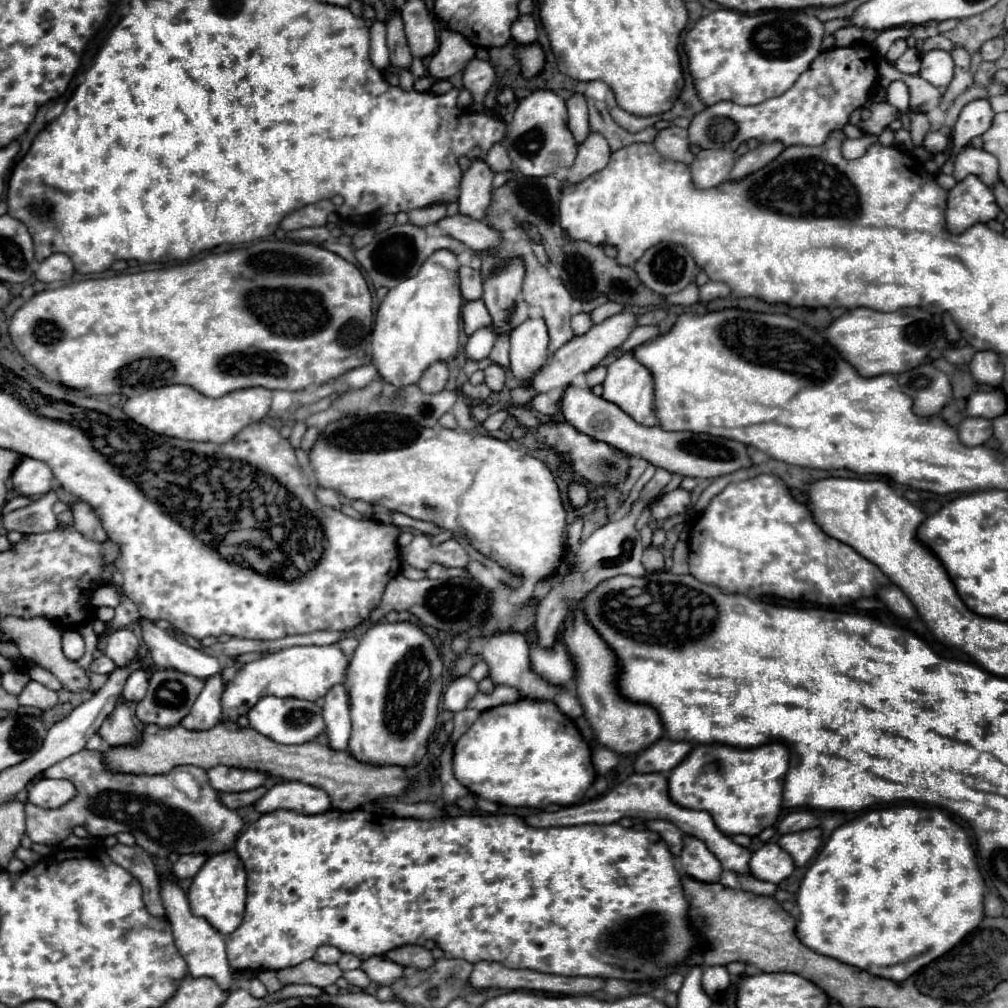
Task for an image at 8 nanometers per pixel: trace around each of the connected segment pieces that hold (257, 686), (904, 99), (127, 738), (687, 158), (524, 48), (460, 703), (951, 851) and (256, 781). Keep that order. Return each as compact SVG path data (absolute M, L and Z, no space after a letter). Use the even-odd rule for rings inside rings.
M338 645L290 647L276 651L264 659L246 663L222 693L222 721L238 721L238 717L248 715L250 707L254 707L254 703L266 695L316 701L324 697L332 685L344 681L346 669L348 657L338 649Z
M902 81L890 83L888 91L886 91L886 101L890 105L894 105L900 113L906 113L908 111L908 87L906 87L906 83L902 83Z
M120 703L102 723L98 735L110 745L118 747L118 743L134 743L138 739L138 729L132 723L132 715L128 705Z
M668 127L660 129L652 141L654 149L670 161L680 161L680 163L692 163L692 153L688 151L688 131L680 127Z
M538 41L530 43L530 45L518 45L514 49L514 55L522 65L522 77L532 79L532 77L536 77L538 73L544 71L546 57L544 57L544 49Z
M460 677L456 681L452 681L448 687L446 687L446 693L444 693L444 707L452 713L458 713L462 709L468 707L470 699L478 693L478 683L470 677Z
M898 805L898 807L888 807L888 809L866 811L860 817L856 817L854 821L838 827L832 833L830 841L818 853L814 865L806 871L806 875L800 883L800 889L798 889L798 899L796 899L798 907L800 907L800 921L796 925L796 933L802 939L802 943L806 943L806 947L810 947L822 955L828 955L842 963L854 965L876 977L904 981L910 975L914 975L918 969L922 969L924 965L928 965L934 959L948 953L970 931L974 931L980 925L980 921L984 917L984 895L986 895L986 883L984 883L984 877L980 875L970 839L968 839L966 831L956 821L952 821L946 813L942 813L940 809L928 809L928 807L918 807L918 805Z
M212 767L208 771L210 777L210 785L216 791L222 793L232 793L232 791L252 791L256 787L260 787L266 781L264 773L258 771L248 771L248 769L234 769L234 767Z

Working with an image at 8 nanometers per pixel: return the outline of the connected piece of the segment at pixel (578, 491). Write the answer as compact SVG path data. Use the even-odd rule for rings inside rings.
M570 485L570 501L576 507L582 507L588 501L588 491L582 485Z

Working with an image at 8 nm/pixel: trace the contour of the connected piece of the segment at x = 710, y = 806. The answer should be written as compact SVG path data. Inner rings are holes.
M766 743L752 749L730 745L698 745L692 749L668 779L668 793L674 803L688 809L708 811L716 827L726 835L760 835L780 817L782 783L788 771L790 751L782 743ZM706 769L712 769L706 773Z

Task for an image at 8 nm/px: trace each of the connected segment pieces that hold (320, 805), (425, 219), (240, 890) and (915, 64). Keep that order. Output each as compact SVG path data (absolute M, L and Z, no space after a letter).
M282 781L272 785L264 797L254 803L258 813L270 813L278 809L288 809L304 815L316 815L330 809L330 799L326 791L310 787L298 781Z
M430 205L430 207L422 207L422 209L414 209L408 213L410 223L412 225L430 225L436 223L438 219L442 219L446 215L446 205Z
M234 849L212 855L202 865L188 889L188 901L192 913L204 917L222 935L232 933L240 925L246 901L246 869L242 867L242 861L238 859L238 853Z
M908 49L902 57L898 57L892 63L892 67L906 73L906 75L916 75L918 69L920 69L920 53L918 53L918 49Z

